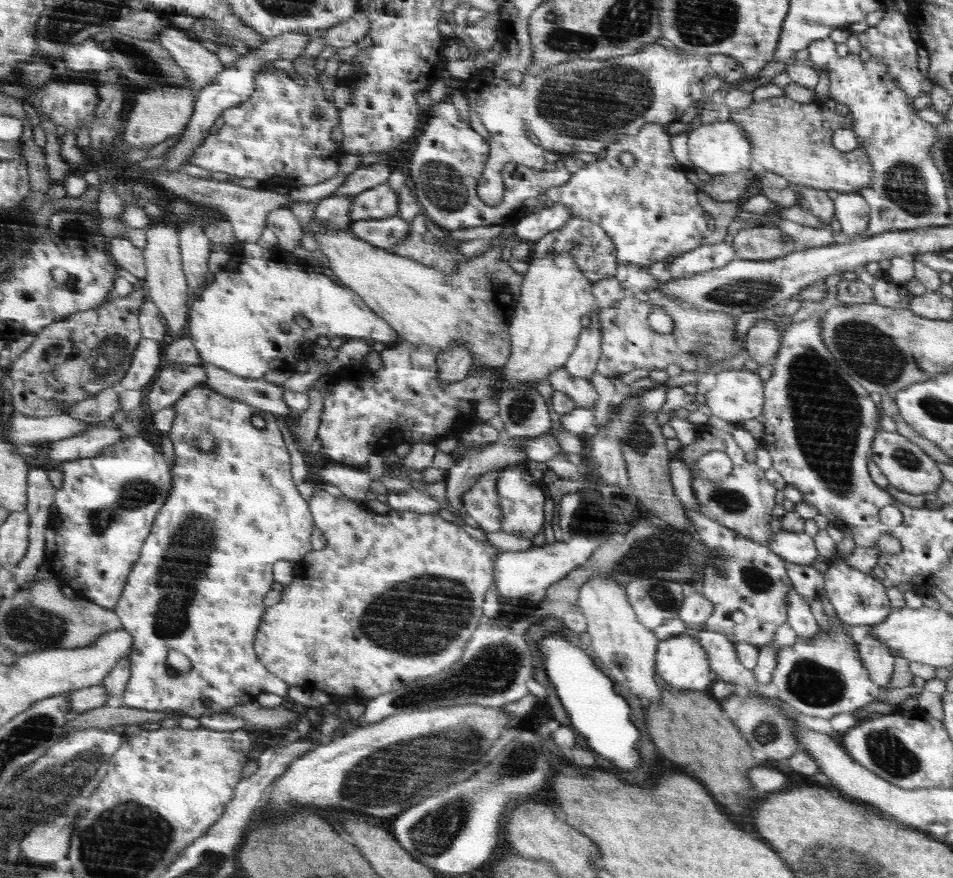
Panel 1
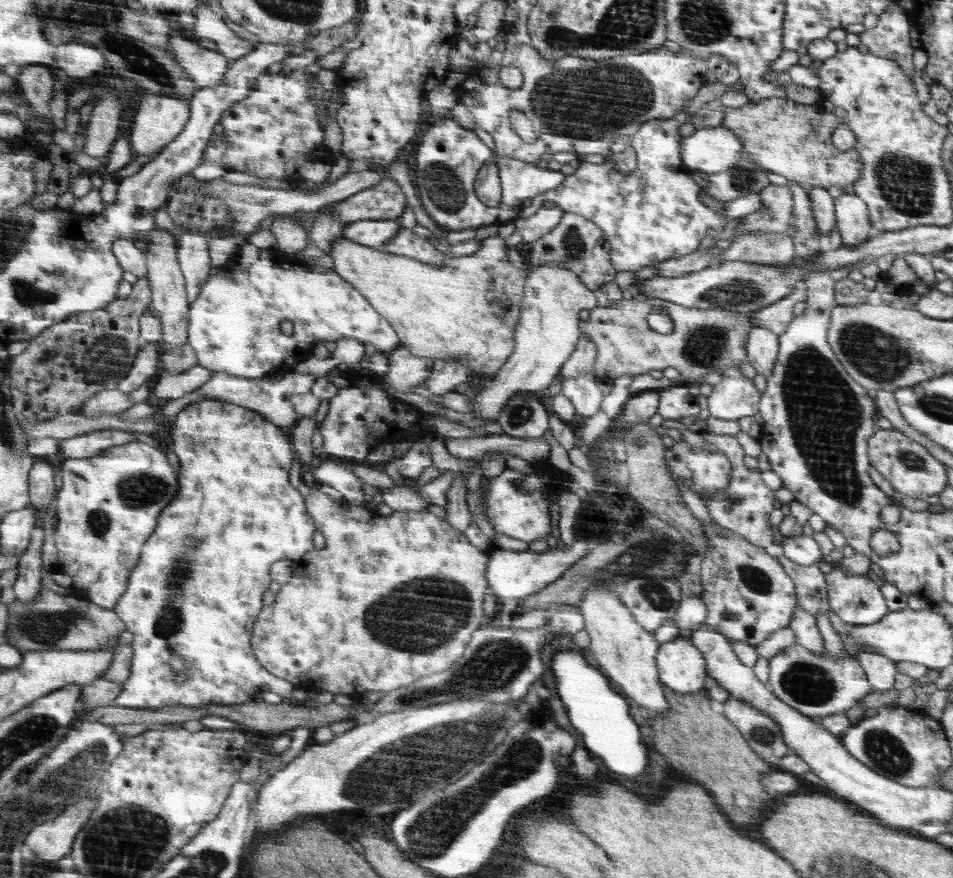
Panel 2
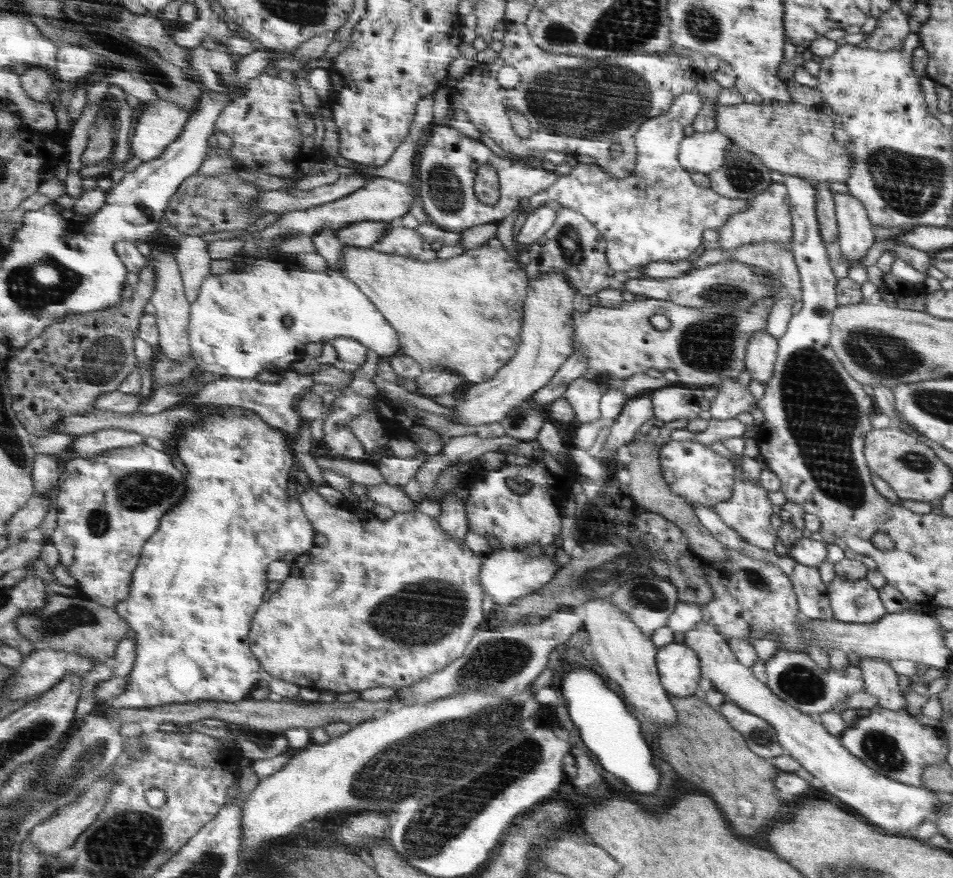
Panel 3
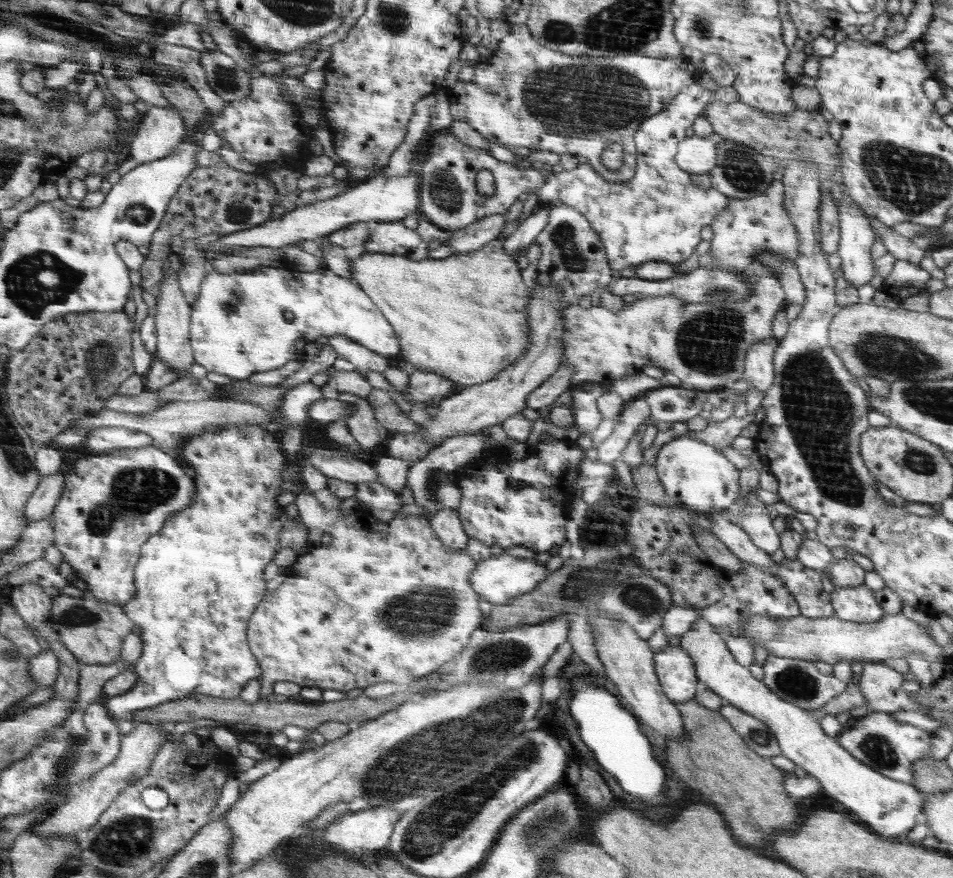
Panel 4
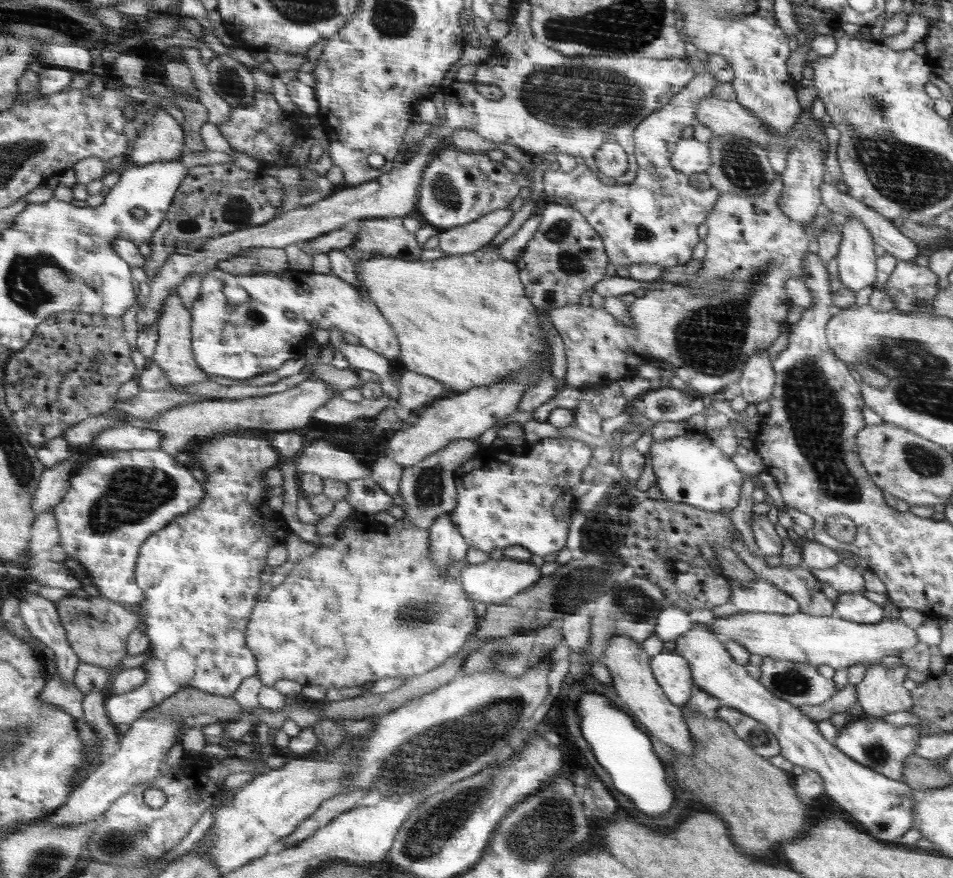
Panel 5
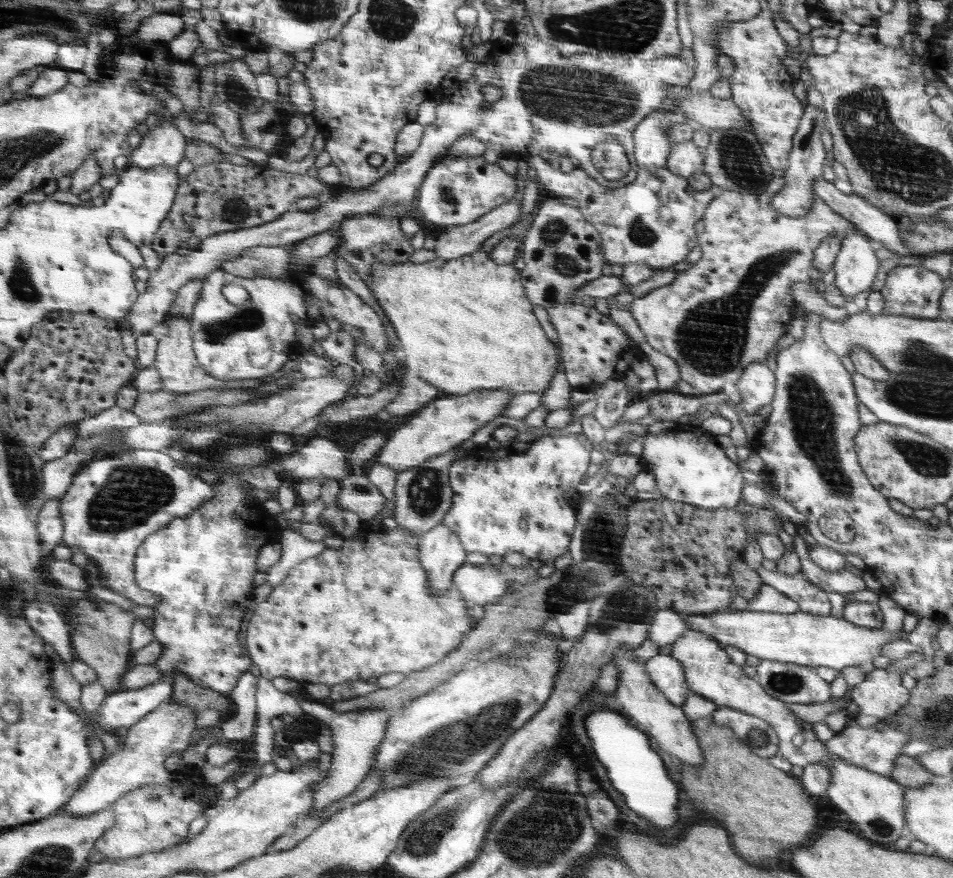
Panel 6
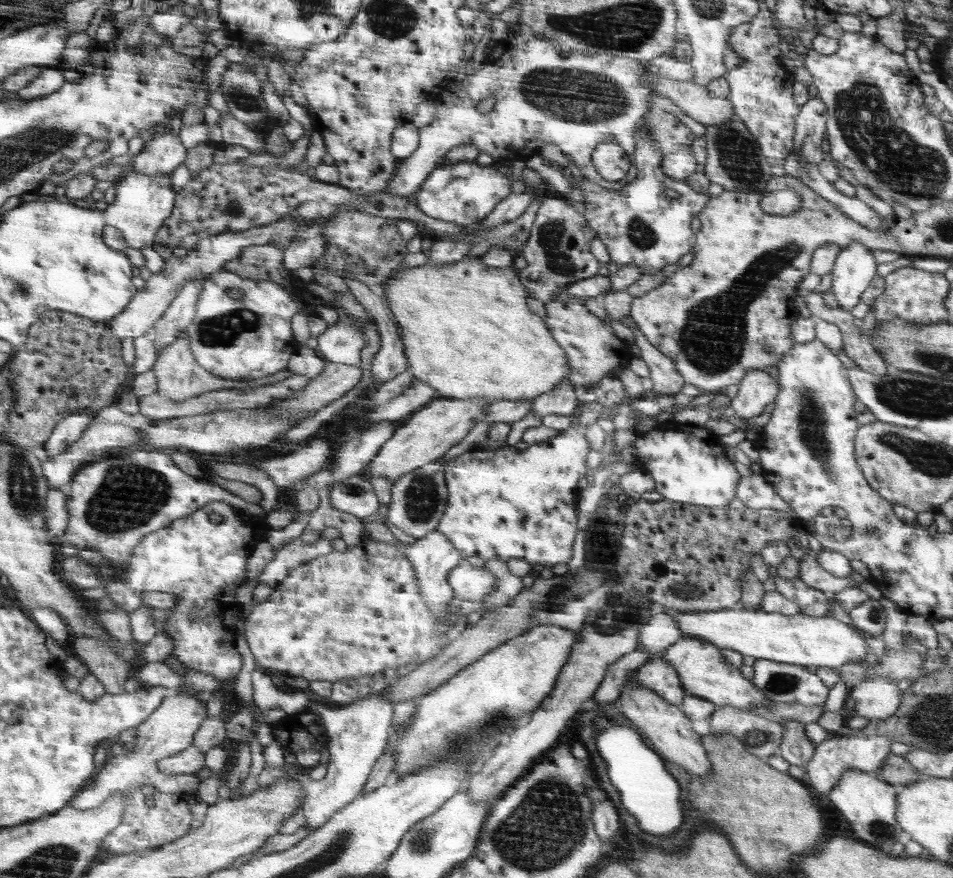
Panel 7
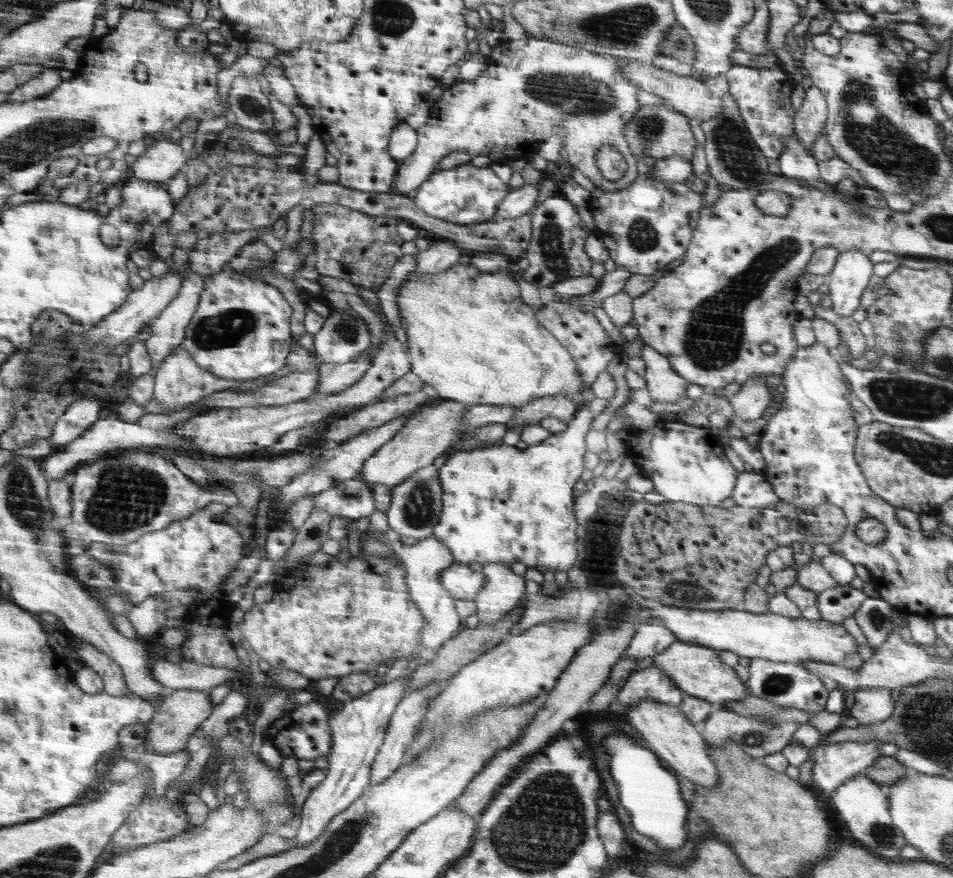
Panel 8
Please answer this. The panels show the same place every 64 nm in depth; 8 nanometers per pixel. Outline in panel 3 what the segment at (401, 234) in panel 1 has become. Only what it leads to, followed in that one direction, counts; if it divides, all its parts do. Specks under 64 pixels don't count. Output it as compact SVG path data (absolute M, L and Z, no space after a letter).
M362 221L353 223L336 231L336 238L345 246L372 248L374 243L384 237L390 222Z

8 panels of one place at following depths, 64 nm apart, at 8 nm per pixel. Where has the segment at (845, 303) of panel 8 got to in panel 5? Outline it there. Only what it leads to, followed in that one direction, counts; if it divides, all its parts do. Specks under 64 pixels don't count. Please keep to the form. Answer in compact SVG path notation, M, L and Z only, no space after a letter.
M845 217L841 231L841 248L838 250L837 278L850 292L858 292L876 281L875 242L863 222Z

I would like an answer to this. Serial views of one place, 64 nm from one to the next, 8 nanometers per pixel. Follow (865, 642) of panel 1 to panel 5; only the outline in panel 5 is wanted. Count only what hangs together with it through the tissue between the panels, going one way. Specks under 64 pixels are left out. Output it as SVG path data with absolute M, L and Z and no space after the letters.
M872 664L863 679L855 684L856 698L865 716L886 716L892 712L909 711L913 700L902 686L909 668L906 664L884 667Z

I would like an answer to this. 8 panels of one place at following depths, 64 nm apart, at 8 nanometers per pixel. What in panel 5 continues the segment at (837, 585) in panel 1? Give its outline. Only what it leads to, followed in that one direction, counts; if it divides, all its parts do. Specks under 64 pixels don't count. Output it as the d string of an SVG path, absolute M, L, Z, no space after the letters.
M865 590L858 592L840 592L840 599L838 603L834 605L834 614L840 618L846 619L847 621L858 622L862 624L877 625L878 622L882 622L885 619L885 610L882 606L877 603L871 602L866 595Z

